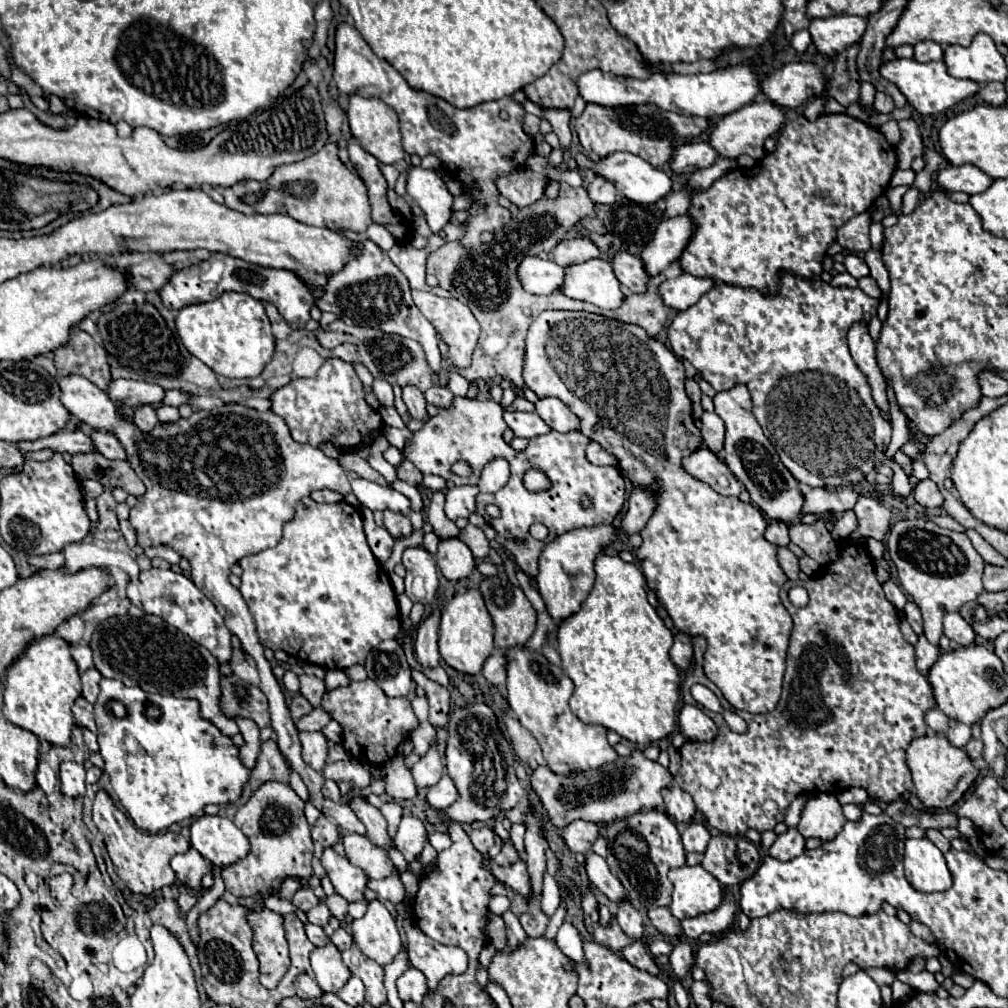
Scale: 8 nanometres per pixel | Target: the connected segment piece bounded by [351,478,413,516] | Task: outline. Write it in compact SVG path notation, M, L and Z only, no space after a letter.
M363 478L351 480L351 486L353 486L353 494L359 498L359 502L373 512L375 510L393 510L393 512L399 512L405 516L409 516L413 512L409 498L405 498L403 494L399 494L393 488L383 488L379 484L363 480Z

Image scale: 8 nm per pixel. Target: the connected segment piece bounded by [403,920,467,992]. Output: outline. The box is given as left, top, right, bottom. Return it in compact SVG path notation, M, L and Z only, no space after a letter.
M411 920L404 922L407 952L411 966L421 970L427 978L429 992L435 992L439 980L447 974L463 974L467 970L467 954L457 946L443 946L427 938Z

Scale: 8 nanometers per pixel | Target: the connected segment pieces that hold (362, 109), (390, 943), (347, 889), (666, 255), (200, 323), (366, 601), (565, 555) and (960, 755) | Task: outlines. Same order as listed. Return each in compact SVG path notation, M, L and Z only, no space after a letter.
M353 94L349 98L349 108L347 108L347 116L349 116L349 124L351 124L351 132L353 136L361 142L361 146L373 154L381 164L395 164L399 160L403 160L403 146L401 146L401 134L399 134L399 120L395 110L391 110L391 106L387 106L383 100L379 98L363 98L359 94Z
M377 900L369 904L363 918L351 922L351 930L359 950L381 966L391 964L401 950L399 928L387 908Z
M327 848L321 856L321 864L327 870L335 892L341 894L347 902L361 902L363 890L367 886L367 876L359 866L351 866L345 856L339 856L333 848Z
M689 214L663 218L655 232L655 238L641 254L641 260L645 262L649 276L657 276L673 260L677 260L685 250L685 246L689 244L693 232L695 232L695 222Z
M223 292L213 302L191 304L177 314L177 334L183 346L213 372L229 378L255 378L271 362L275 338L263 304L249 294Z
M303 498L295 518L283 528L281 542L259 554L245 556L239 564L243 568L239 592L253 614L259 640L265 648L285 650L289 656L323 666L325 670L343 670L353 664L363 664L379 642L393 638L401 628L391 580L367 546L361 512L347 502L317 504L311 498Z
M597 524L591 528L577 528L577 530L565 532L543 548L541 558L539 558L537 584L539 584L541 596L547 604L547 610L555 622L561 622L563 618L567 618L579 610L581 602L587 598L587 594L593 588L593 580L595 580L593 562L595 562L597 554L615 540L617 540L615 526Z
M927 734L927 736L911 742L911 746L907 748L907 764L913 774L913 784L915 784L917 796L921 800L921 804L927 808L953 806L979 776L979 770L973 766L967 752L951 746L951 742L947 742L947 738L943 734Z

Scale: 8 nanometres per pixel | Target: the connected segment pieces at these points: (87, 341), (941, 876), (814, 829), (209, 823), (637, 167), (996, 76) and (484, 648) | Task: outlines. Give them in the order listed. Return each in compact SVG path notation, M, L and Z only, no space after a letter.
M77 326L71 330L71 342L53 352L53 362L59 376L79 374L101 390L107 390L107 384L111 382L107 352L103 344L95 342Z
M929 838L905 840L903 866L905 878L919 892L943 892L953 882L945 856Z
M817 794L803 808L797 830L803 838L819 838L821 842L833 840L845 824L841 806L833 794Z
M199 816L191 824L191 846L215 866L229 866L247 856L247 836L223 816Z
M615 152L615 154L603 158L599 162L591 162L585 154L577 154L577 166L583 168L583 170L593 170L595 174L615 182L617 190L625 198L629 198L629 200L633 200L637 204L655 204L657 200L665 198L671 192L671 178L663 170L651 166L643 158L639 158L635 154L629 154L629 152Z
M977 34L975 42L967 48L963 46L947 46L945 48L945 64L951 76L967 78L975 82L1005 82L1007 66L993 40L987 34Z
M471 588L463 594L455 594L447 600L443 612L441 612L441 624L439 624L439 652L441 658L455 668L457 672L465 674L477 674L483 668L483 662L493 652L493 626L491 616L487 614L483 596L479 590Z

